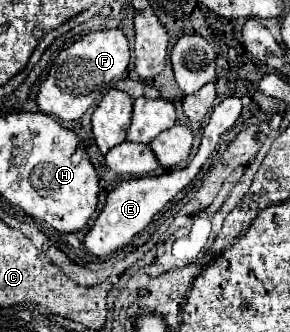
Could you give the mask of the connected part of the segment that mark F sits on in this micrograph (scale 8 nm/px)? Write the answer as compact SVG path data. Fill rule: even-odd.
M114 28L86 34L84 38L64 48L50 66L50 72L46 80L42 80L36 96L40 112L56 116L58 120L78 120L90 106L100 100L100 94L104 96L112 88L112 84L122 78L128 68L128 62L130 48L122 30Z

